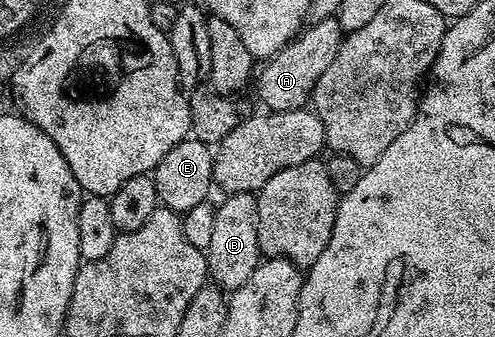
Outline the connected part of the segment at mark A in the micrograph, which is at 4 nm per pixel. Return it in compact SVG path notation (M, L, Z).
M327 18L309 25L276 56L267 59L259 76L258 94L269 111L290 111L301 109L310 99L318 80L338 56L343 42L344 31L336 18Z

